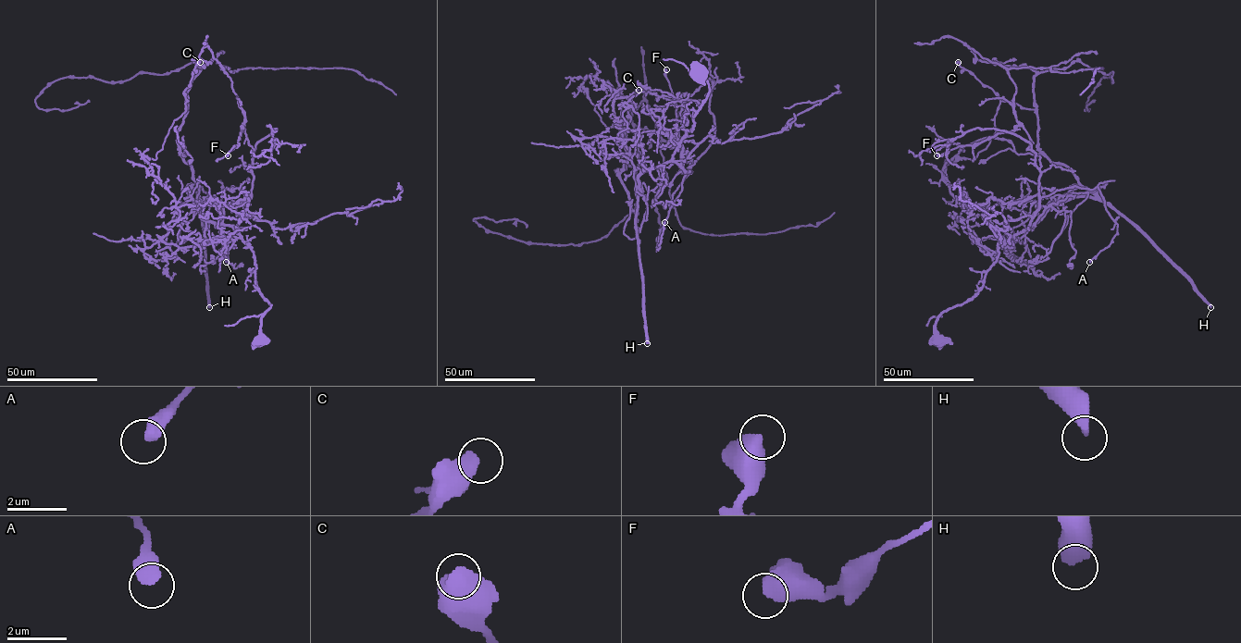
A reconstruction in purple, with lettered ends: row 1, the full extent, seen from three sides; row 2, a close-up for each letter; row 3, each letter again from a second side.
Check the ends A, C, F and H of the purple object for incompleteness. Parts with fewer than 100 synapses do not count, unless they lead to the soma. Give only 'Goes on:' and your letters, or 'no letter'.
Goes on: H

